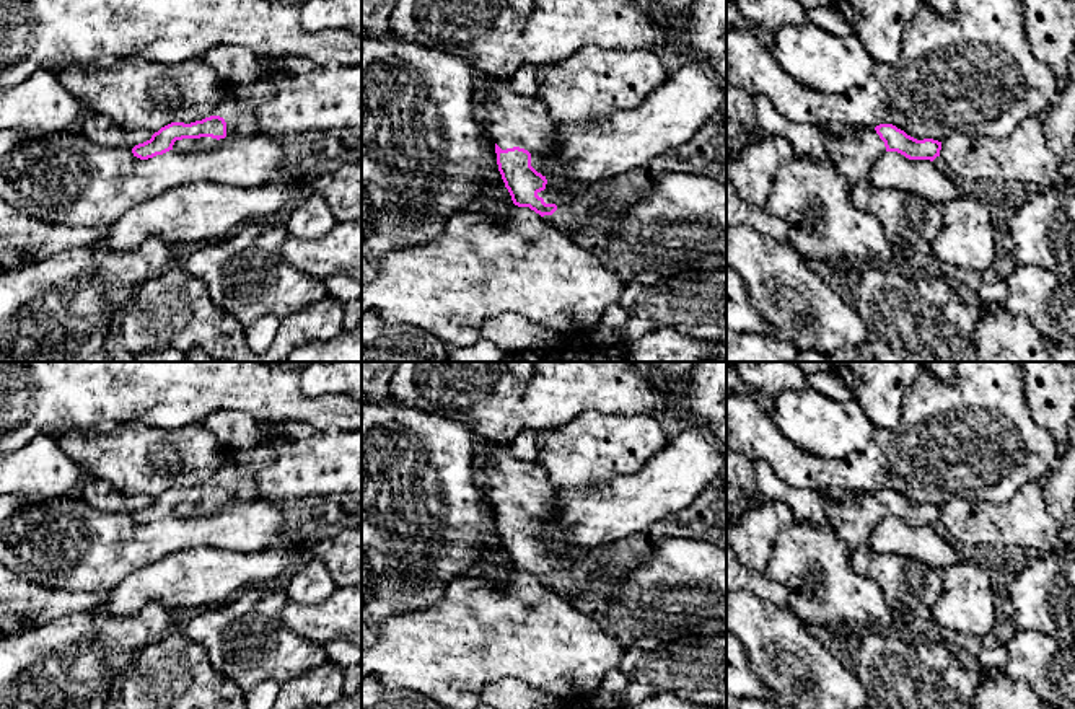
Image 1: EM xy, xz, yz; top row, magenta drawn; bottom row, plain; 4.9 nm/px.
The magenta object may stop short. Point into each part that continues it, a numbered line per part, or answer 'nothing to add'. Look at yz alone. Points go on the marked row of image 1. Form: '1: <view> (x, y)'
1: yz (854, 157)

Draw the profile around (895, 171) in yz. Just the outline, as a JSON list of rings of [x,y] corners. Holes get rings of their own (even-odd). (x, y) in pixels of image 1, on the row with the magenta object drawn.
[[[884,152],[870,171],[868,183],[880,189],[915,194],[943,205],[956,197],[956,184],[930,160],[909,160],[897,152]]]

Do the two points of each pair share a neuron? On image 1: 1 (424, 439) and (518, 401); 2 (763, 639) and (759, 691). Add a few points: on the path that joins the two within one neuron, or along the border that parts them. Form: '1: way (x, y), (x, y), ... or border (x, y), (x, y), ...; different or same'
1: border (425, 411), (460, 421), (474, 437); different
2: border (743, 647), (750, 670), (771, 691); different

